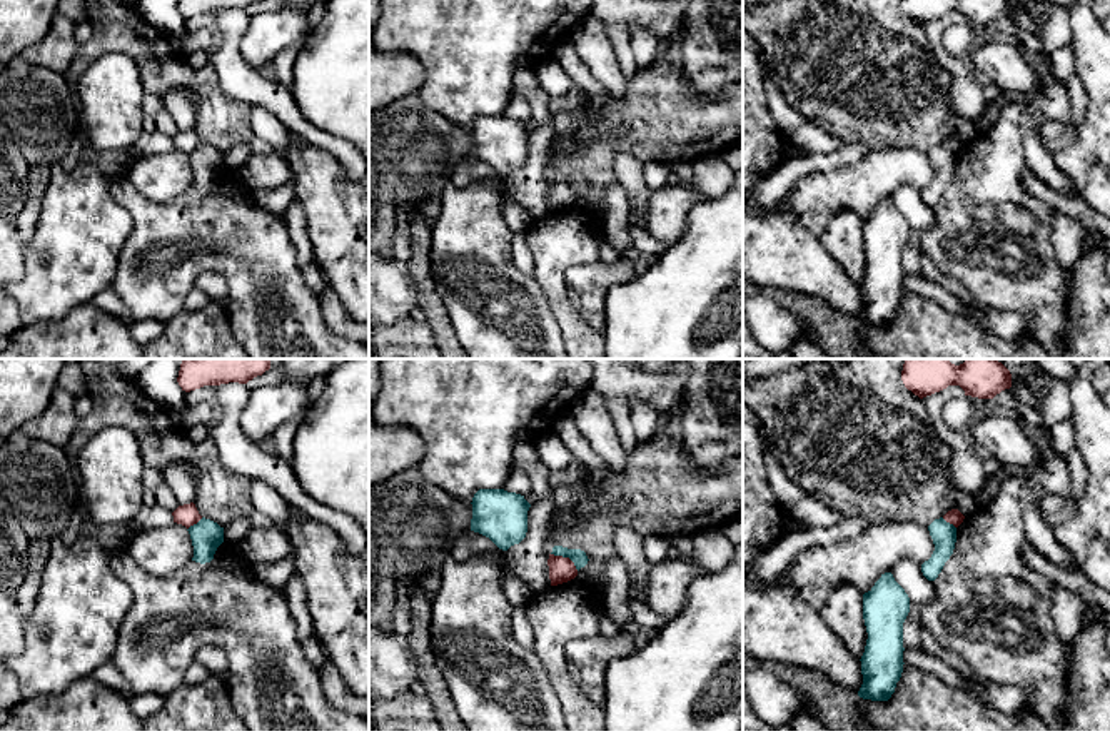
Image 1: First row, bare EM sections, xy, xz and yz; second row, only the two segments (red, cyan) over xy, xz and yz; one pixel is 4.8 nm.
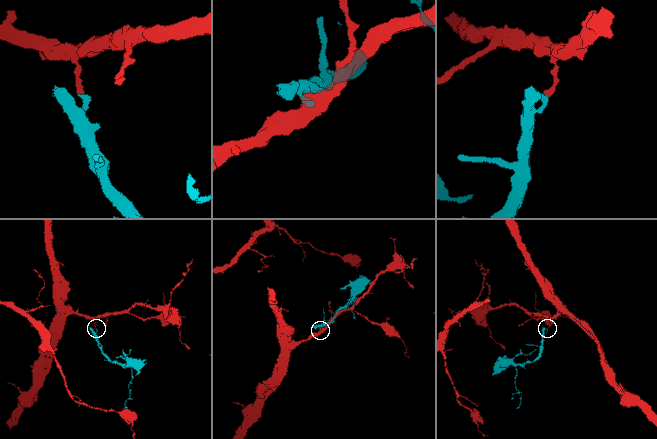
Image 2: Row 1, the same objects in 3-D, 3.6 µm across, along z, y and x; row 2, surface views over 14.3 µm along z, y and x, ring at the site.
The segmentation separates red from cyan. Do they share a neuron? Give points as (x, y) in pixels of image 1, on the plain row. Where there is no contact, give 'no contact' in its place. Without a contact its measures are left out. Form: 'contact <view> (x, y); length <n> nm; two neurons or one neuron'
contact xz (566, 184); length 160 nm; two neurons

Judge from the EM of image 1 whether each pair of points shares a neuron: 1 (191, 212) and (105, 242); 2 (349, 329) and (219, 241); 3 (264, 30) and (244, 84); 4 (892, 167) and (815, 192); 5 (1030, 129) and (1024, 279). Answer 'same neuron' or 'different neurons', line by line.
1: different neurons
2: different neurons
3: different neurons
4: same neuron
5: different neurons

